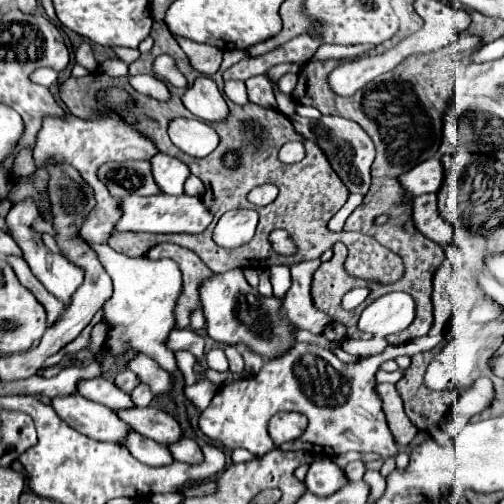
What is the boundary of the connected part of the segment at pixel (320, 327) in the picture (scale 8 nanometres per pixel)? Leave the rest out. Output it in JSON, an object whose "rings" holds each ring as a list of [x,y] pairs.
{"rings":[[[320,259],[292,265],[290,267],[292,287],[288,289],[288,293],[286,293],[284,301],[282,301],[282,309],[286,311],[288,321],[292,325],[300,327],[300,329],[308,329],[314,335],[320,335],[332,323],[332,319],[328,315],[324,315],[312,303],[312,293],[310,293],[312,275],[320,265],[322,265]]]}

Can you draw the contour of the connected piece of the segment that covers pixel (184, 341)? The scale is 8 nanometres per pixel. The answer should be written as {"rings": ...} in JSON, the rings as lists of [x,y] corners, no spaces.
{"rings":[[[174,329],[174,331],[168,335],[168,339],[166,339],[164,345],[166,345],[168,349],[172,349],[172,351],[176,351],[176,349],[186,349],[186,351],[190,351],[190,353],[198,359],[200,365],[206,365],[204,339],[202,339],[198,333],[190,331],[190,329]]]}

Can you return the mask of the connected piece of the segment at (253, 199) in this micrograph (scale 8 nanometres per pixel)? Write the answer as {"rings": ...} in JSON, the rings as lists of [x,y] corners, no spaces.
{"rings":[[[260,185],[250,191],[248,201],[254,205],[268,205],[276,199],[276,195],[278,195],[278,189],[274,185]]]}

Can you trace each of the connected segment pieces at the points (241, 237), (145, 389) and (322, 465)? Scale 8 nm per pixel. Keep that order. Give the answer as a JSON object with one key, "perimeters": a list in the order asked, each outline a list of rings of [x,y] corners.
{"perimeters":[[[[236,209],[226,212],[216,224],[213,239],[226,249],[240,247],[254,237],[258,213],[254,209]]],[[[140,383],[140,385],[130,393],[130,397],[132,397],[134,405],[138,405],[138,407],[146,407],[146,405],[150,405],[150,401],[154,399],[150,387],[144,385],[144,383]]],[[[330,457],[316,459],[310,465],[308,475],[304,479],[304,485],[308,487],[308,491],[314,495],[320,495],[320,497],[332,495],[344,483],[346,483],[346,477],[344,477],[342,469]]]]}

